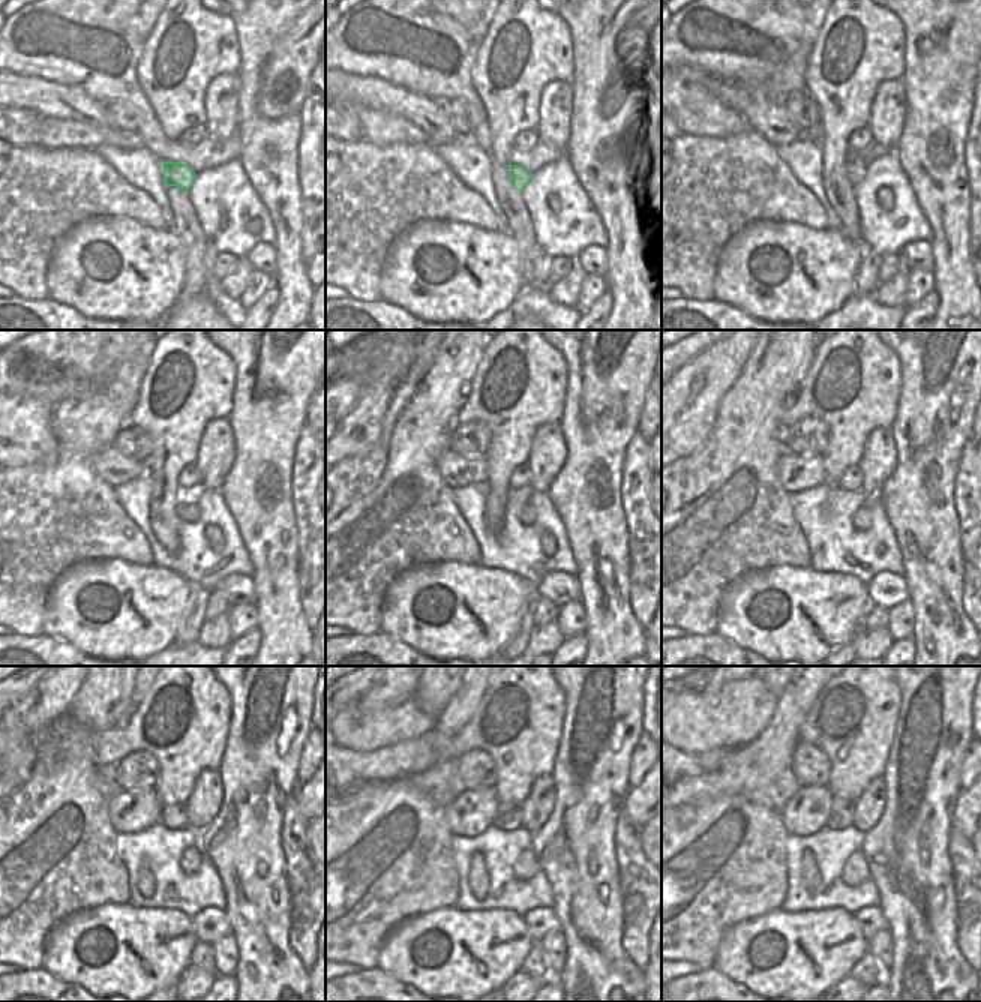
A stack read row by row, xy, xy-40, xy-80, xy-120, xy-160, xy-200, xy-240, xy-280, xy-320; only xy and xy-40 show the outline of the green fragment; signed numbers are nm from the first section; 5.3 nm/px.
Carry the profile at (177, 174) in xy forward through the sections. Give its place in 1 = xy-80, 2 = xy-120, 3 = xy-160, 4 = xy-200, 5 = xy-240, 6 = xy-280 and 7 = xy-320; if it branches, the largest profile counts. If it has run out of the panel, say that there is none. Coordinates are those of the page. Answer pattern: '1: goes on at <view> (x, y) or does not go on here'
1: goes on at xy-80 (855, 167)
2: goes on at xy-120 (188, 513)
3: goes on at xy-160 (527, 515)
4: goes on at xy-200 (863, 518)
5: goes on at xy-240 (189, 861)
6: goes on at xy-280 (525, 866)
7: goes on at xy-320 (855, 870)

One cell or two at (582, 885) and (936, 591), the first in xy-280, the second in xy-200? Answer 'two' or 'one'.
one

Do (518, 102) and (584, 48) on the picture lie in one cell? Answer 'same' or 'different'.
different

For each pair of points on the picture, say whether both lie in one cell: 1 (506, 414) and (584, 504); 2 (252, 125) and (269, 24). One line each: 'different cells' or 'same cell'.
1: different cells
2: same cell

